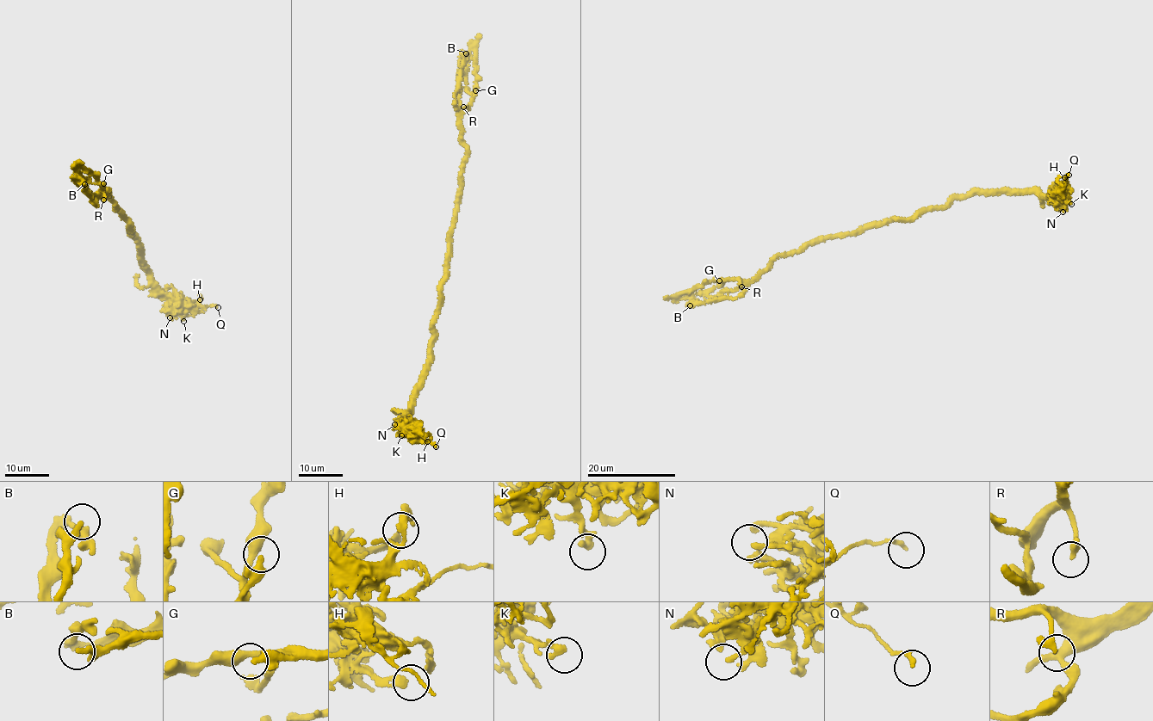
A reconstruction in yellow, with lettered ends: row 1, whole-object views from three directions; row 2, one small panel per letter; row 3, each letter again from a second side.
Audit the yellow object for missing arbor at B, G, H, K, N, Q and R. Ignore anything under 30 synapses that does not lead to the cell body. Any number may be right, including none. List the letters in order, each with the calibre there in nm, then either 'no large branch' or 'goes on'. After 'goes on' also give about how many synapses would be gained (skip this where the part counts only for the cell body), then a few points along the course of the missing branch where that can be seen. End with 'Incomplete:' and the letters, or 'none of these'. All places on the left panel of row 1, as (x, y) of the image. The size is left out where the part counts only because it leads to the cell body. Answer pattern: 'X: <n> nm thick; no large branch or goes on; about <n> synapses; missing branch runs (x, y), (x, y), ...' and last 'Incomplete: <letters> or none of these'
B: 200 nm thick; no large branch
G: 320 nm thick; no large branch
H: 240 nm thick; no large branch
K: 320 nm thick; no large branch
N: 180 nm thick; no large branch
Q: 170 nm thick; no large branch
R: 320 nm thick; no large branch
Incomplete: none of these

